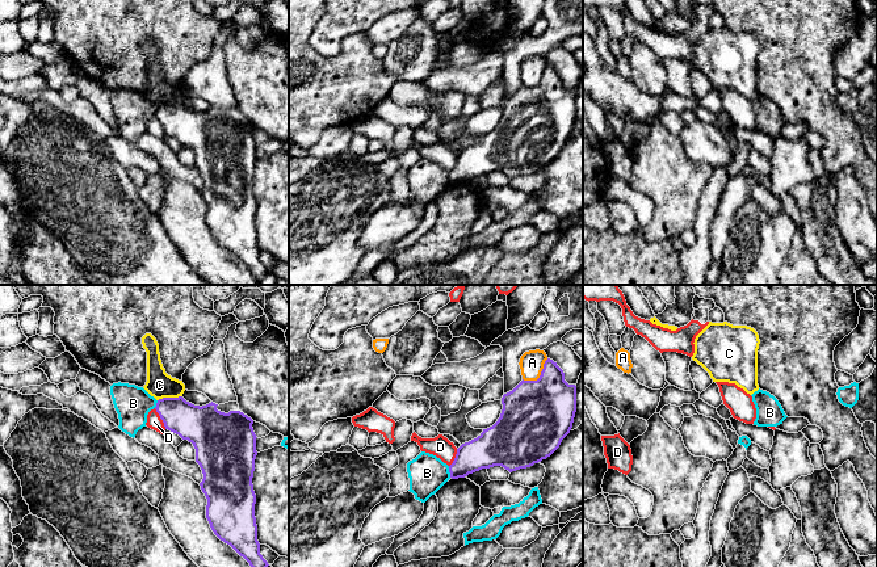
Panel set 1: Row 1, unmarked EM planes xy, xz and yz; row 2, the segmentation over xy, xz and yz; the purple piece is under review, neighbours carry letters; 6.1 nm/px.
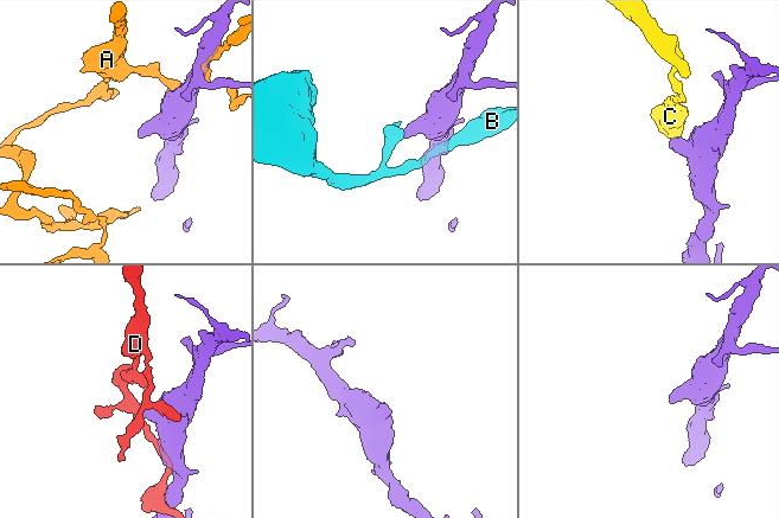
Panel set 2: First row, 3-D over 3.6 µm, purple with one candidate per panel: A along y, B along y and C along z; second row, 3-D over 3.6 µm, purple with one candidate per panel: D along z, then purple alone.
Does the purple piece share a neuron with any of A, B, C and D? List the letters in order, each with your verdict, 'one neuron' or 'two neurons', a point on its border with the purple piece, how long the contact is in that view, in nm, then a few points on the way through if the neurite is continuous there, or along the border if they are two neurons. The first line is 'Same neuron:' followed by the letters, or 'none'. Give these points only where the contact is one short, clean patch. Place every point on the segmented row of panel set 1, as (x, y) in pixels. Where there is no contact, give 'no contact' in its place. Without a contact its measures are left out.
Same neuron: none
A: two neurons; contact xz (540, 376); length 200 nm
B: two neurons; contact xz (449, 471); length 70 nm
C: two neurons; contact xy (170, 398); length 160 nm; border xy (181, 395), (158, 400)
D: two neurons; contact xy (160, 418); length 150 nm

